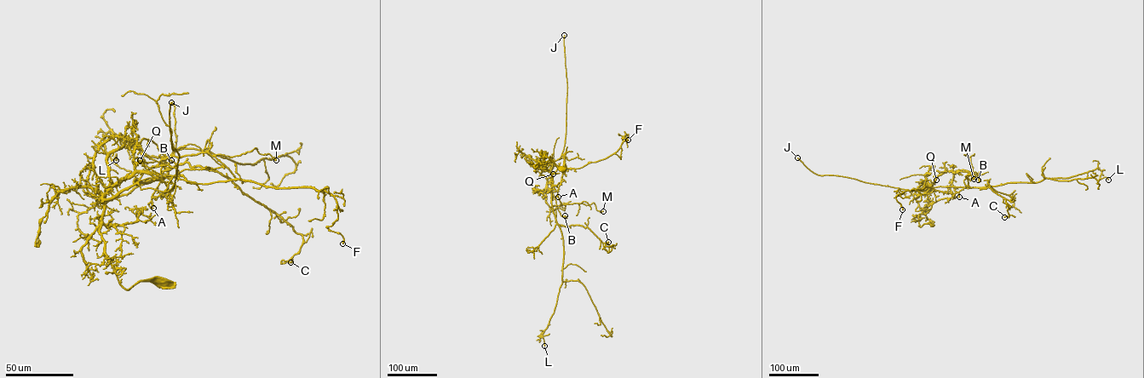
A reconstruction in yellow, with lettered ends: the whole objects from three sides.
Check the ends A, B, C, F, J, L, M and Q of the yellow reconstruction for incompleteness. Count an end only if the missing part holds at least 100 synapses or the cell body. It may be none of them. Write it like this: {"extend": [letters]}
{"extend": ["J"]}

